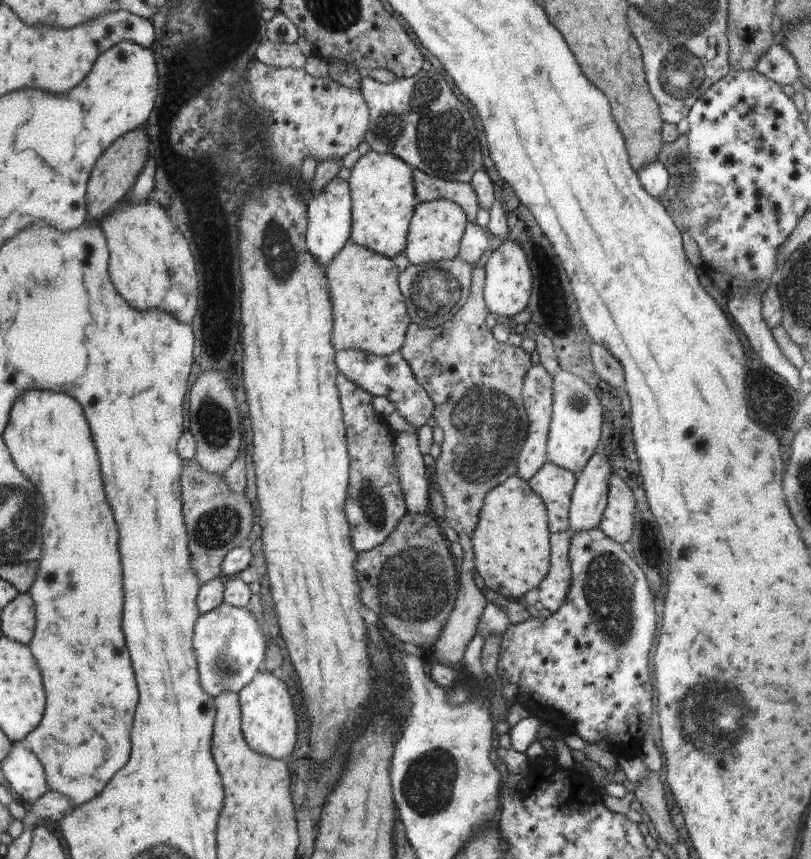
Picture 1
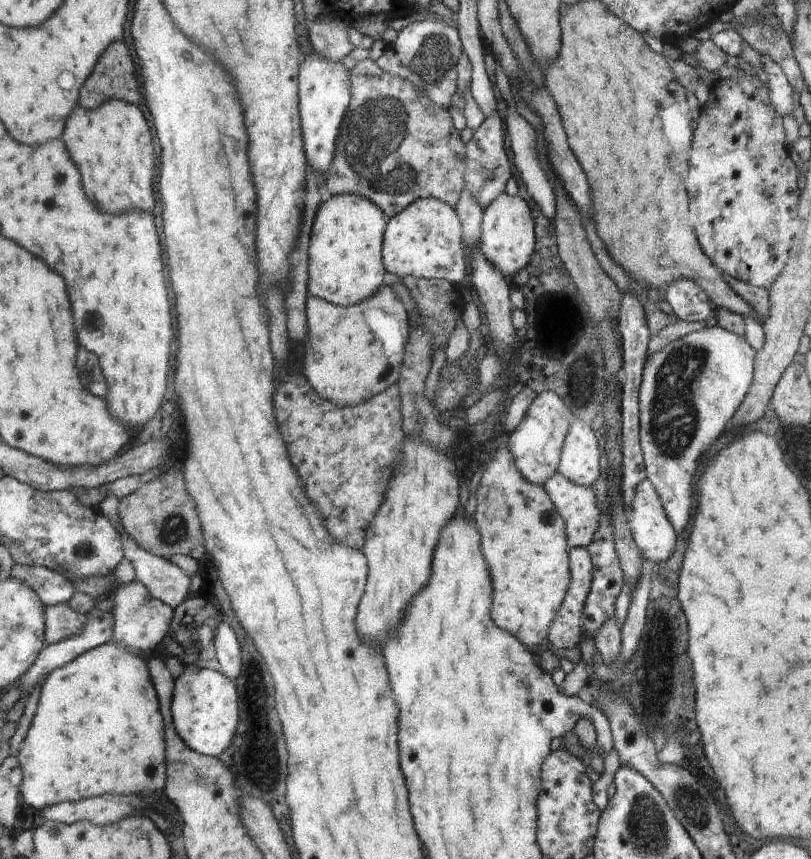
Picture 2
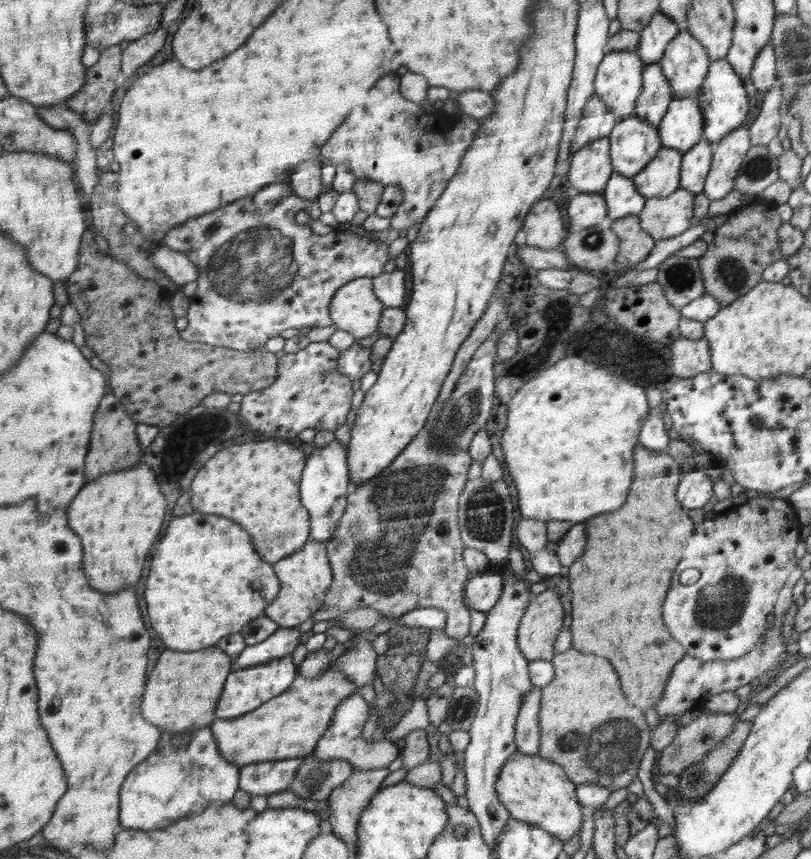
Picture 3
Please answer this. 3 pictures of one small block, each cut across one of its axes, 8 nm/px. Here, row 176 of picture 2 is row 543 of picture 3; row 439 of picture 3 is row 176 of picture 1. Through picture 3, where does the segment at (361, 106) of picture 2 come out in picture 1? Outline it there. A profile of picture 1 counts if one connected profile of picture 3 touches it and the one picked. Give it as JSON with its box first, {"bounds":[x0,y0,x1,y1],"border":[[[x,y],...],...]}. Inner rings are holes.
{"bounds":[412,168,479,222],"border":[[[416,168],[412,172],[412,180],[415,180],[417,201],[423,203],[439,199],[450,200],[462,208],[469,222],[474,222],[479,200],[476,200],[477,193],[472,188],[471,183],[438,179],[434,176],[427,176],[425,172]]]}

